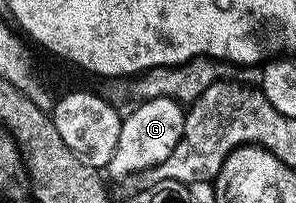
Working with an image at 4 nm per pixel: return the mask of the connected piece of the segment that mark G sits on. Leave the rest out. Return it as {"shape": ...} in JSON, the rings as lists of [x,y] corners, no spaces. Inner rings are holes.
{"shape":[[[159,97],[149,101],[141,101],[129,113],[123,114],[118,131],[118,145],[114,147],[114,159],[110,159],[106,170],[107,176],[132,177],[147,173],[156,165],[161,165],[178,147],[178,139],[182,139],[185,106],[172,97]]]}

